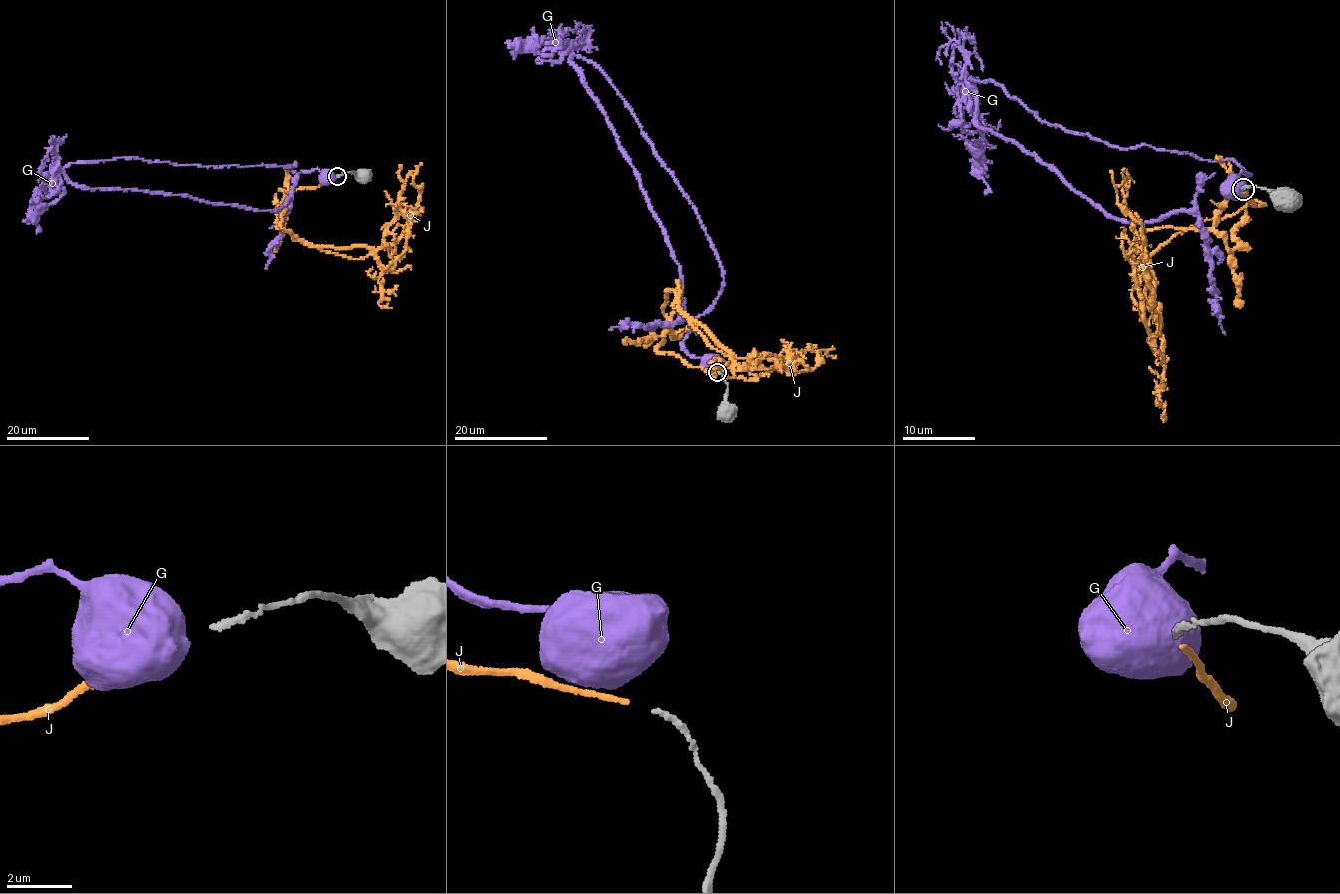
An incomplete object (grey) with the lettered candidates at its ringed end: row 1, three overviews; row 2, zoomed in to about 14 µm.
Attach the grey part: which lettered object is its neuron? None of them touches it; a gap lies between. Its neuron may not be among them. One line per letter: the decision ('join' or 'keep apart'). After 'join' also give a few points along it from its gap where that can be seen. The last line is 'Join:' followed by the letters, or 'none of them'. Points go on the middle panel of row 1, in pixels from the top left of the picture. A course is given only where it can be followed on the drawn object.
G: keep apart
J: keep apart
Join: none of them

